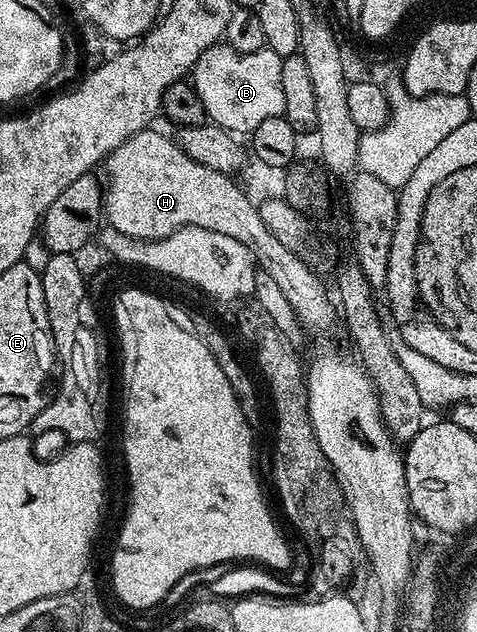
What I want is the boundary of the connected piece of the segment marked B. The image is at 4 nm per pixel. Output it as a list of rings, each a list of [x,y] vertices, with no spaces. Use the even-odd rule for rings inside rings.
[[[225,44],[209,46],[194,61],[192,71],[192,85],[204,104],[207,119],[235,136],[250,136],[260,124],[264,124],[264,120],[283,117],[282,59],[276,52],[265,48],[241,54]]]

